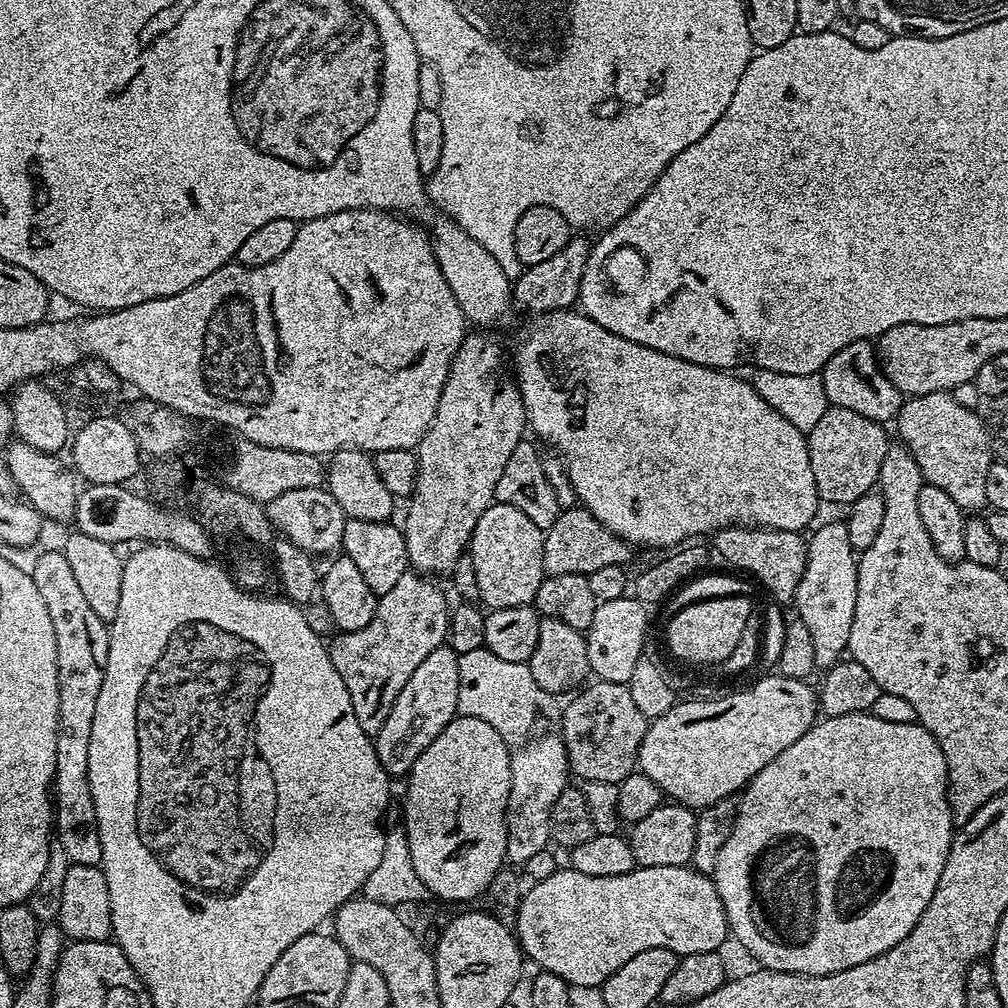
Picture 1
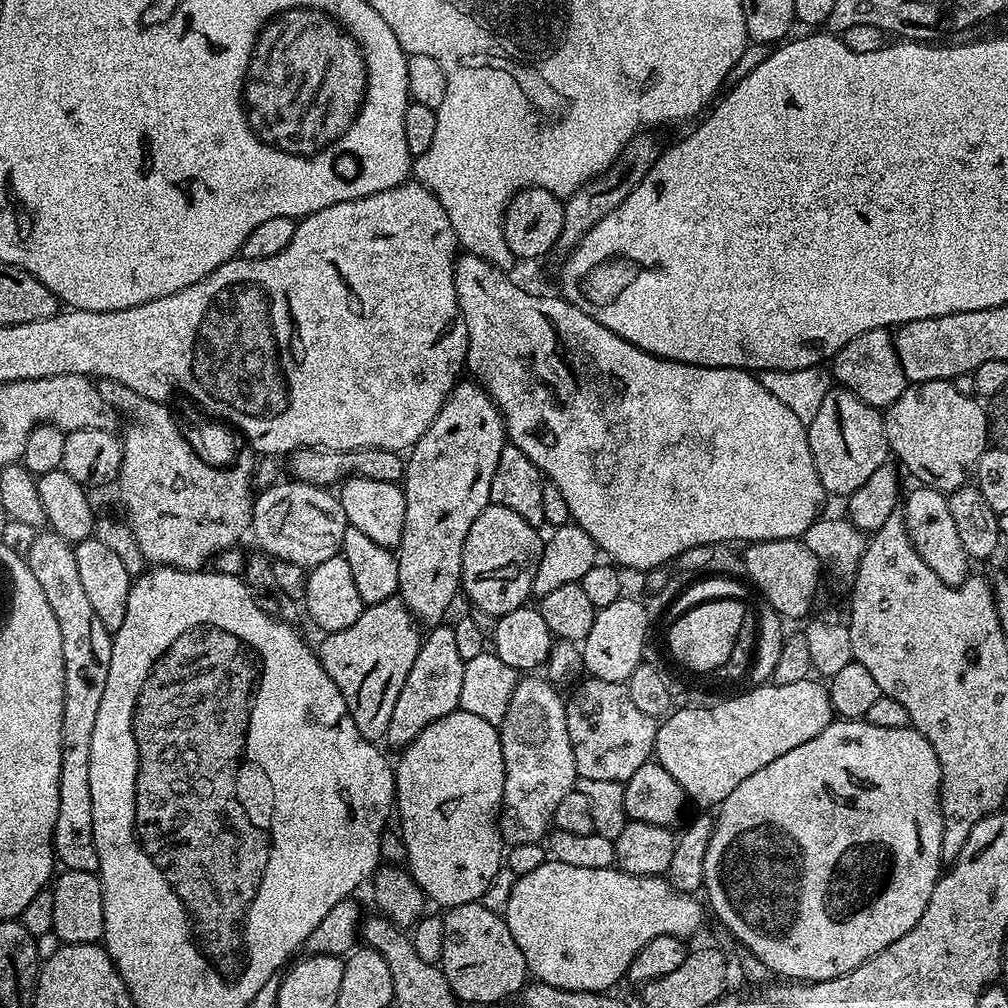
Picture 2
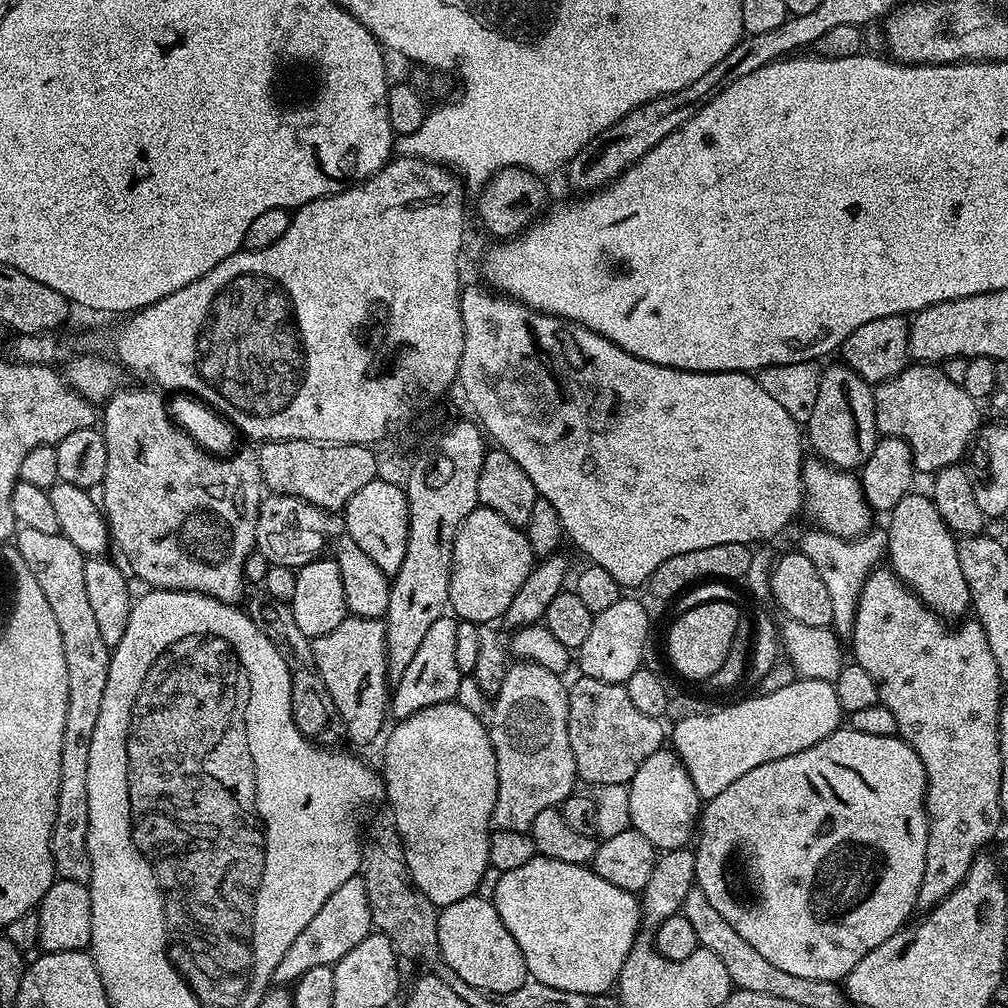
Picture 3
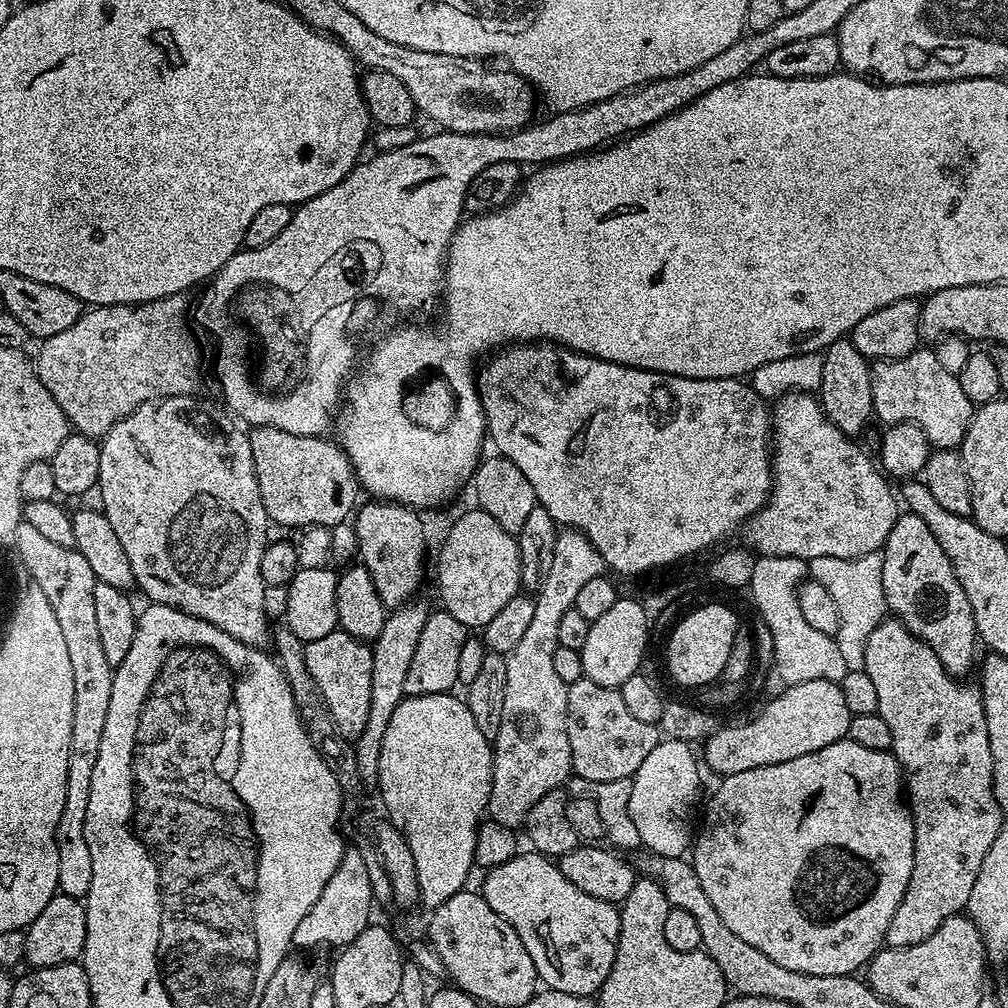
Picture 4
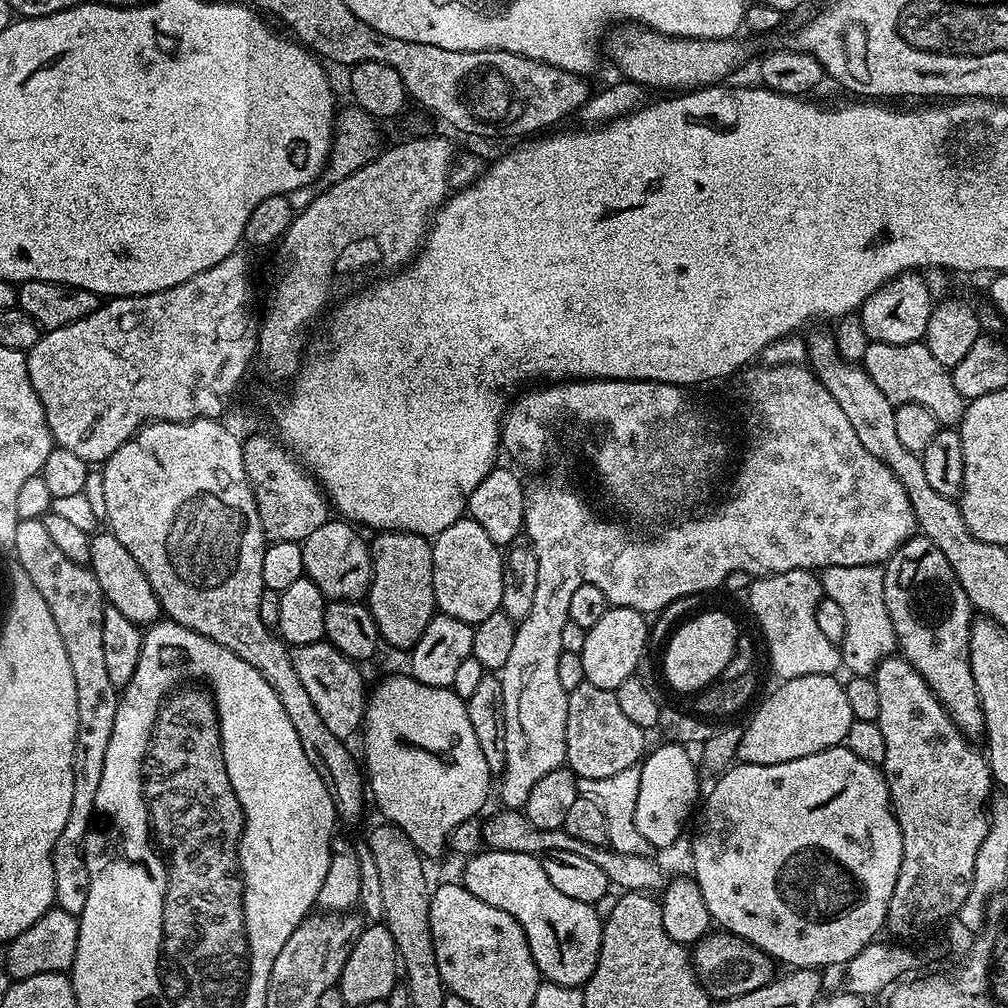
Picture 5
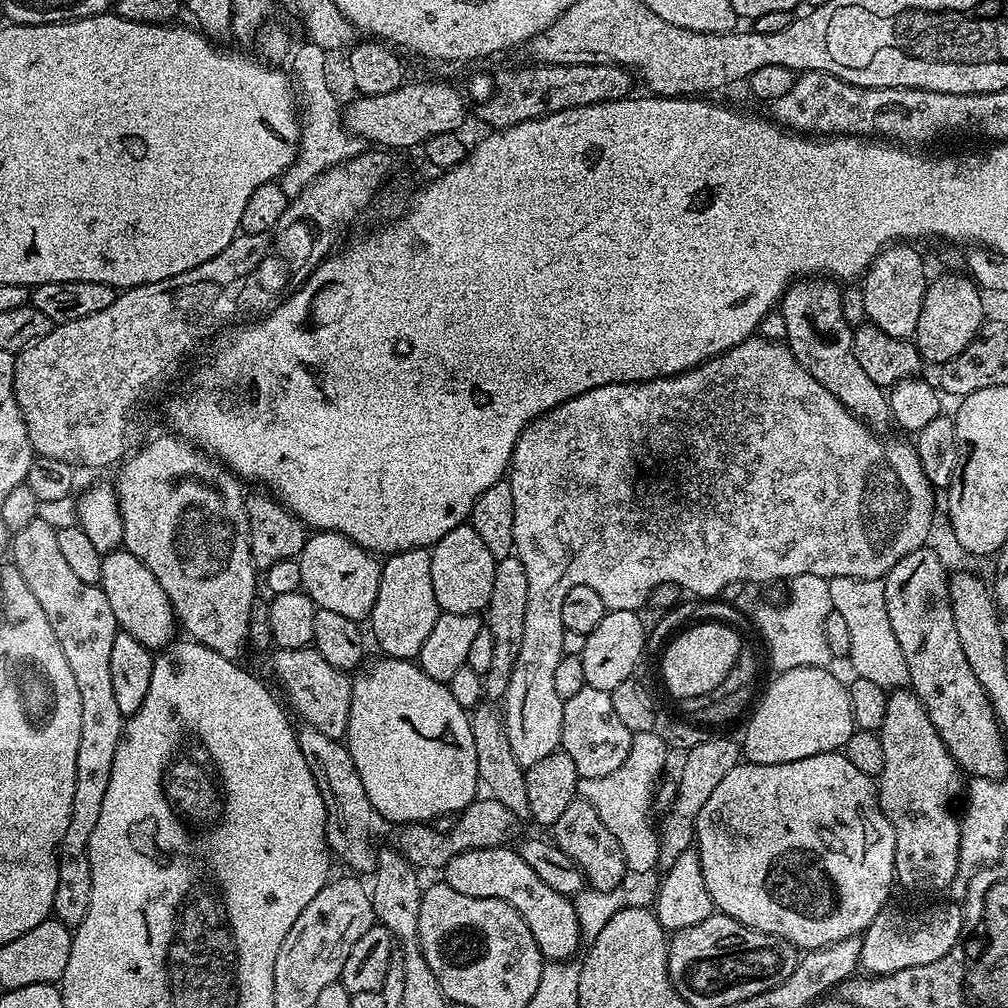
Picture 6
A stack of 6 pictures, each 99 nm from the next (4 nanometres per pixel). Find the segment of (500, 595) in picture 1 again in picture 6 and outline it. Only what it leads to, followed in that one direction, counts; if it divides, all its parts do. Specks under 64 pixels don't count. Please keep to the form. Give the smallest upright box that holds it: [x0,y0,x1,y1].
[430,522,496,614]

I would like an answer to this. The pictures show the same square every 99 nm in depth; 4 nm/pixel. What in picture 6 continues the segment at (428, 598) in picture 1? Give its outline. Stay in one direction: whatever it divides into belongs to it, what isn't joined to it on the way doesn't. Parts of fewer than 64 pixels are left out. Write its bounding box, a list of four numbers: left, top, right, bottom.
[272,647,352,740]

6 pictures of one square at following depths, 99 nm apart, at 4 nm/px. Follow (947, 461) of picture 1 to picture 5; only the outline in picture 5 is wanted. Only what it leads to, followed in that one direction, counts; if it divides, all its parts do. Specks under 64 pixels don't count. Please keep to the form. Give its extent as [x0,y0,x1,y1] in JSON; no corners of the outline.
[862,342,966,426]

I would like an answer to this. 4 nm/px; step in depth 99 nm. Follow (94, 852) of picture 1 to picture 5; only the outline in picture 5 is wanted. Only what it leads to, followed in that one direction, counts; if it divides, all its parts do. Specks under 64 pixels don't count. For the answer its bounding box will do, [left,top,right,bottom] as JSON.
[14,519,120,918]

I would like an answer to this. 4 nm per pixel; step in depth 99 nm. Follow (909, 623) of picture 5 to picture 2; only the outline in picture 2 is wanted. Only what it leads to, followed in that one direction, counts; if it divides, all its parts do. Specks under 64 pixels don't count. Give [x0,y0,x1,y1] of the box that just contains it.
[902,486,970,584]

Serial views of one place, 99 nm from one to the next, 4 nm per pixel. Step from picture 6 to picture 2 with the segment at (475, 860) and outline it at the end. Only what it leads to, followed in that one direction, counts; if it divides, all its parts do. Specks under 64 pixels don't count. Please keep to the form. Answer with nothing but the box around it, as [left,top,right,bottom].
[502,858,706,993]

